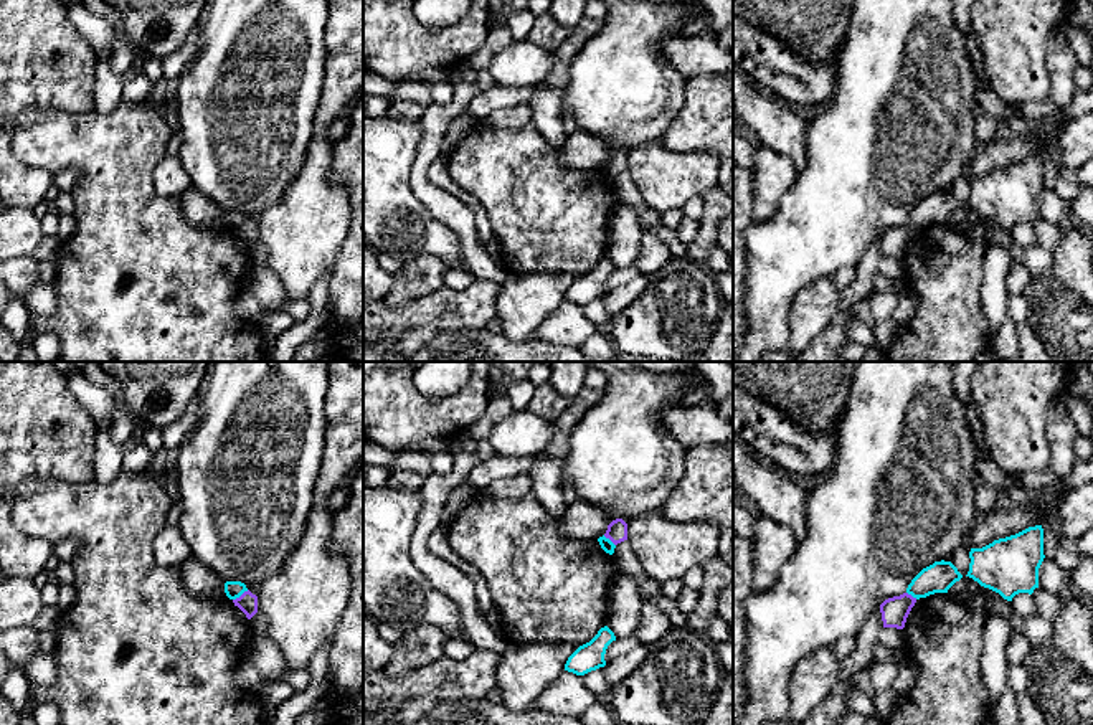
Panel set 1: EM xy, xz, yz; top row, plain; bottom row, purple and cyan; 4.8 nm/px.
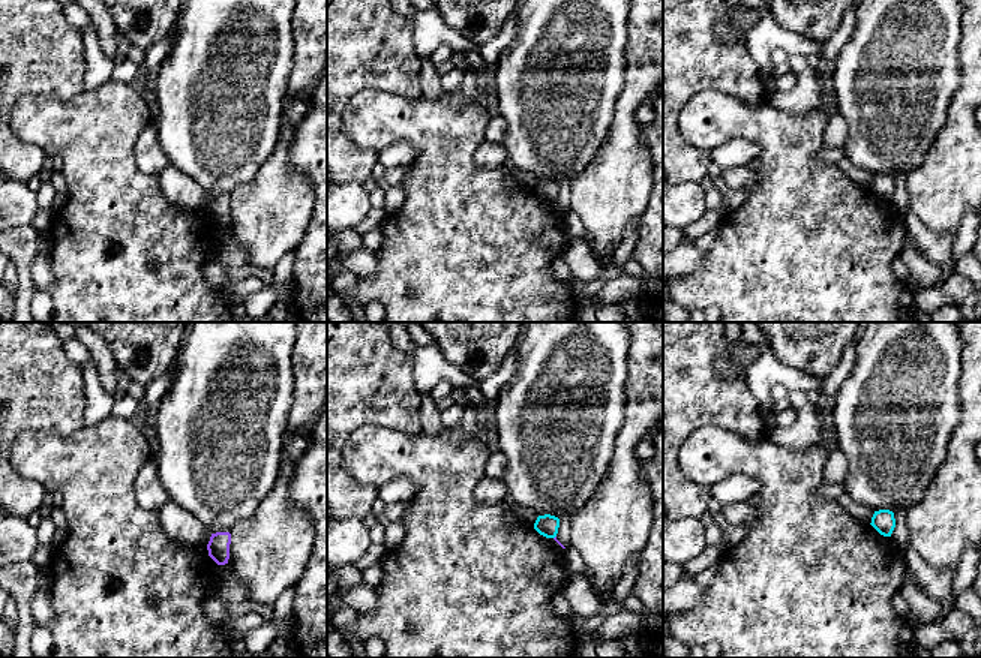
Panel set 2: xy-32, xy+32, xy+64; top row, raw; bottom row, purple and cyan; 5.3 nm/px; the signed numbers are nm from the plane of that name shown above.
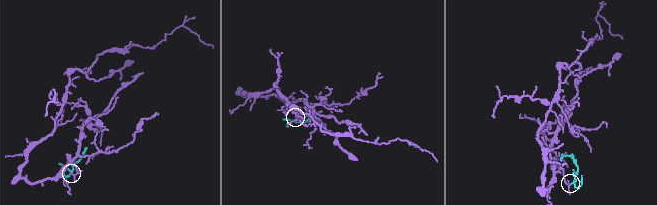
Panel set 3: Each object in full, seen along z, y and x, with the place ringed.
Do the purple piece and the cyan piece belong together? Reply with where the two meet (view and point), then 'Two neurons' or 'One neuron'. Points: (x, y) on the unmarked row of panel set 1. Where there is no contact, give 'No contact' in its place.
Touches purple at xy (241, 225). Two neurons

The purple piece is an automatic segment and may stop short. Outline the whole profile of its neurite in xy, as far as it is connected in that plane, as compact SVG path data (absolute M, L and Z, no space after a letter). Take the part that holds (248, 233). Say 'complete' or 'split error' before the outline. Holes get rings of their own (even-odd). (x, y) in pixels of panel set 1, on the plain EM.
complete | M249 220L244 221L239 228L233 230L233 233L246 244L248 249L258 243L258 226Z

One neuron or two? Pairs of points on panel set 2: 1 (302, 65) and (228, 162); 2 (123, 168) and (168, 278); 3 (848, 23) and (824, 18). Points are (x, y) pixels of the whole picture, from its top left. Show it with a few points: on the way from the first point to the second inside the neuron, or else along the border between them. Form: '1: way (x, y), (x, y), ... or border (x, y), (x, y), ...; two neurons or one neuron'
1: border (294, 48), (288, 89), (284, 99); two neurons
2: way (123, 195), (123, 224), (150, 251); one neuron
3: border (843, 15), (839, 27), (824, 42); two neurons

